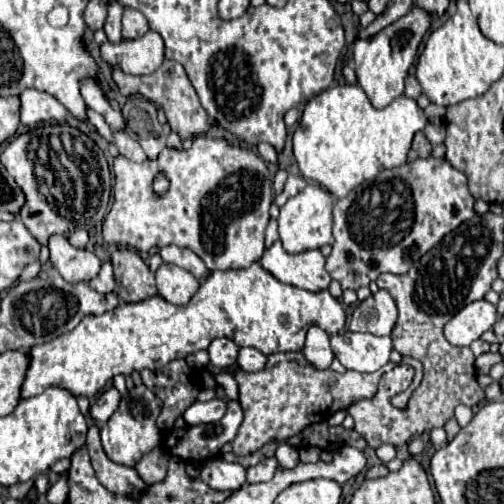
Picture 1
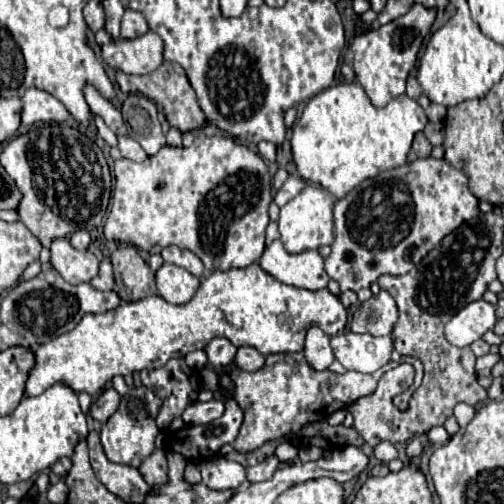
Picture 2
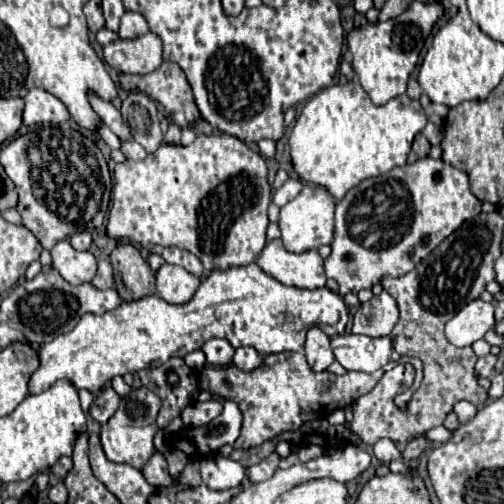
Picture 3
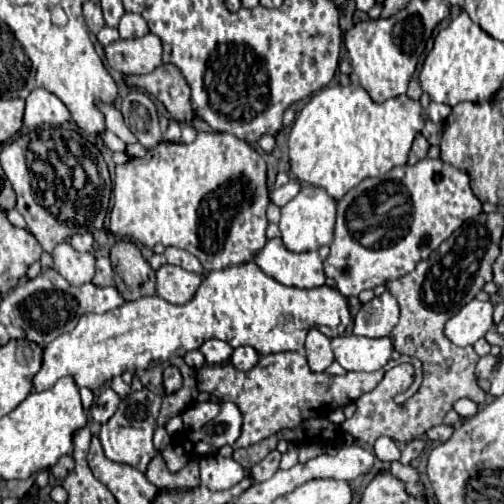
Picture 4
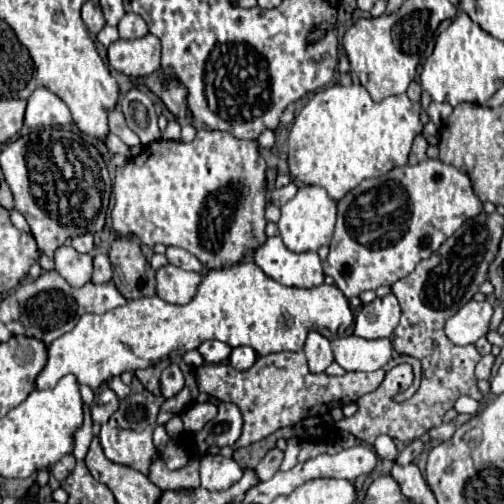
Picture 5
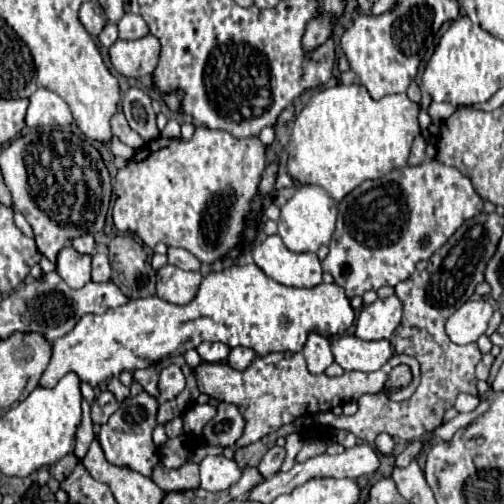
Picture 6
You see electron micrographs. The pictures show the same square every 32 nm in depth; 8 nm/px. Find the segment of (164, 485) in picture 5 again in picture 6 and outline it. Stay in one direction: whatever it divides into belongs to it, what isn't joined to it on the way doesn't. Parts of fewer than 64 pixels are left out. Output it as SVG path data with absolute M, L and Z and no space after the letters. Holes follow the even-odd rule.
M186 462L180 468L168 470L166 466L158 464L150 476L164 492L174 492L174 490L194 490L200 486L198 478L198 464Z

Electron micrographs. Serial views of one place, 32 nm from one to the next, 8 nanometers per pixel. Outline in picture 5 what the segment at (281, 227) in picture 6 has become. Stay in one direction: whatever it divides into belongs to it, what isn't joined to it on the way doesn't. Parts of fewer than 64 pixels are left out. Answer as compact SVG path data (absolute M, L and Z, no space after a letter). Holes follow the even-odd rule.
M300 186L296 196L282 206L278 230L284 246L292 252L316 252L320 246L328 246L336 224L336 202L320 186Z

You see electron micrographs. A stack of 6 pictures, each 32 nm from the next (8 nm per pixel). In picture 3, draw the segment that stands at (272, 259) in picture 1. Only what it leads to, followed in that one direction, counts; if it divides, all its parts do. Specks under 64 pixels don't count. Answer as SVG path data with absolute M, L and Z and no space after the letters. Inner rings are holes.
M280 238L270 240L260 252L256 264L286 286L296 288L322 288L326 286L326 274L318 250L308 252L288 252Z

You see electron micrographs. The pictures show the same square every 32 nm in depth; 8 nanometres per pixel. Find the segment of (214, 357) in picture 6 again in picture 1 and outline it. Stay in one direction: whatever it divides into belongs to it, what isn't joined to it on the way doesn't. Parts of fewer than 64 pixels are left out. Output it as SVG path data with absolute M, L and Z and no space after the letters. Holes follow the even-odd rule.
M216 338L208 346L208 354L210 354L210 364L214 368L228 368L236 362L238 346L228 338Z

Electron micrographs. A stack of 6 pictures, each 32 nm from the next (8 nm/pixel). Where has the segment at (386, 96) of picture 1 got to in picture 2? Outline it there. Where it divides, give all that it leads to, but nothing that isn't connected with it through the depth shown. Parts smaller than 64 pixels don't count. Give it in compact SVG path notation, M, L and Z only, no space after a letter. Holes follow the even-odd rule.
M412 4L412 8L404 16L400 16L380 28L366 28L364 32L354 34L354 38L350 42L350 48L354 52L352 66L354 66L360 86L366 90L366 94L374 106L384 106L392 98L404 94L406 78L418 60L418 52L424 44L424 38L430 34L434 20L436 20L436 8Z

